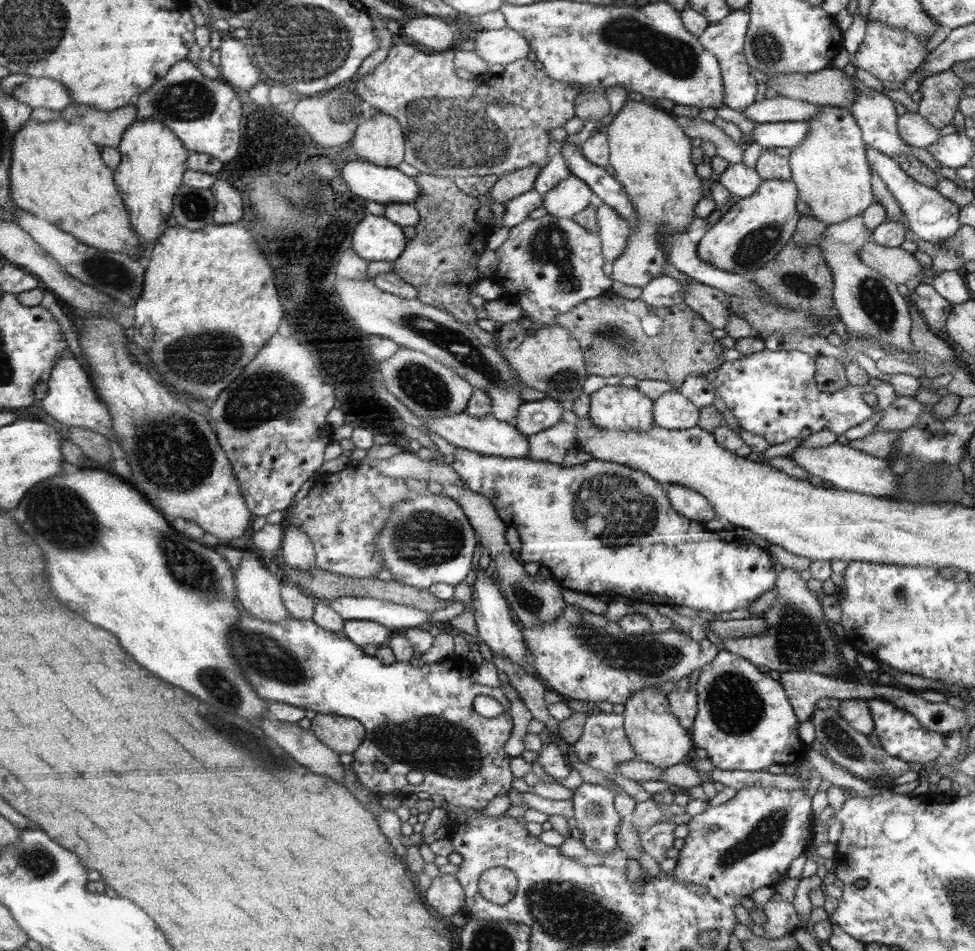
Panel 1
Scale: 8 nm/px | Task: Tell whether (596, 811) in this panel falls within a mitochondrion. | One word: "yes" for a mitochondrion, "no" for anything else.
yes

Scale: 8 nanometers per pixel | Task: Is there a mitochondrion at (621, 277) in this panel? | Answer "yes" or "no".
no

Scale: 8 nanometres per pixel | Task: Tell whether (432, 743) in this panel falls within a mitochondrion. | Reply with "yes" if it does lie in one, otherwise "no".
yes

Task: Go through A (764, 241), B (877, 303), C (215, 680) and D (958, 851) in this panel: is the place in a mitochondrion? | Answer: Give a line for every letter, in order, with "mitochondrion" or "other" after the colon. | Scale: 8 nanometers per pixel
A: mitochondrion
B: mitochondrion
C: mitochondrion
D: other

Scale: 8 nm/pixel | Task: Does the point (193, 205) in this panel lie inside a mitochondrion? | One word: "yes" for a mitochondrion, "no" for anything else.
yes

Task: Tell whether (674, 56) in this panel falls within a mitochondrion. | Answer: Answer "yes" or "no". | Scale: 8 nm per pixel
yes

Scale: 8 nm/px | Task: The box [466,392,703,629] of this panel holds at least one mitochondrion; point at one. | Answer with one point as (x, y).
(613, 507)

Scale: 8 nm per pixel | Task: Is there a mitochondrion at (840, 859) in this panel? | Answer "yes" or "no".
no

